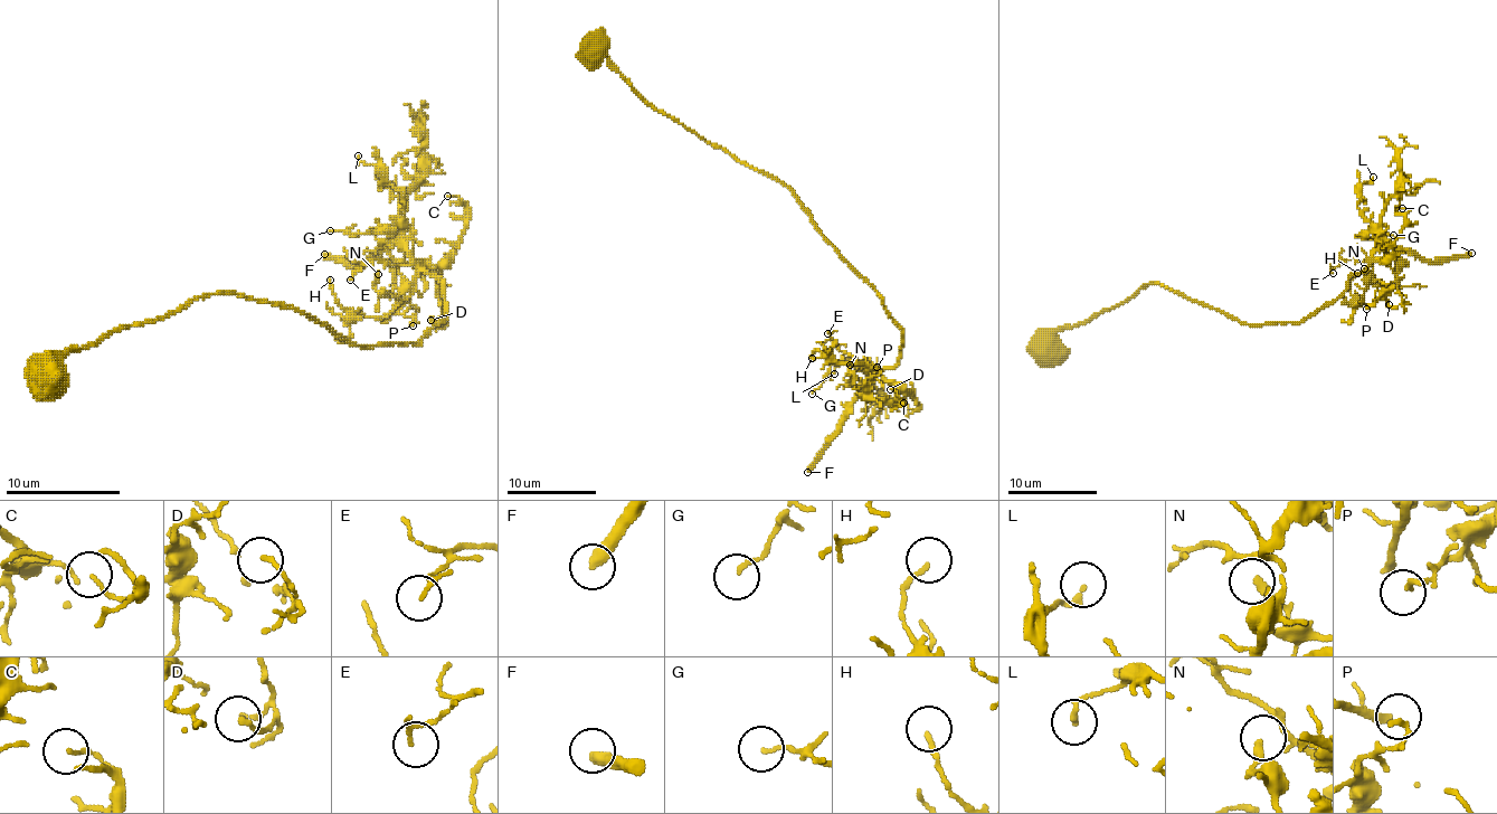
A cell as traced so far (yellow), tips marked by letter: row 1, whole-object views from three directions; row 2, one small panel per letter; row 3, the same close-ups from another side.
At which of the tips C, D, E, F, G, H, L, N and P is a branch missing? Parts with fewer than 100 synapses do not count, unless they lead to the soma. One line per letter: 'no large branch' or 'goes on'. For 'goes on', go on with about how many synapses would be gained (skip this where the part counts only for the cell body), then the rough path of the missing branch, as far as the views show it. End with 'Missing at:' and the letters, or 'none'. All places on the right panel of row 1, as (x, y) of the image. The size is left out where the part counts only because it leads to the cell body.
C: no large branch
D: no large branch
E: no large branch
F: goes on; 350 synapses
G: no large branch
H: no large branch
L: no large branch
N: no large branch
P: no large branch
Missing at: F

